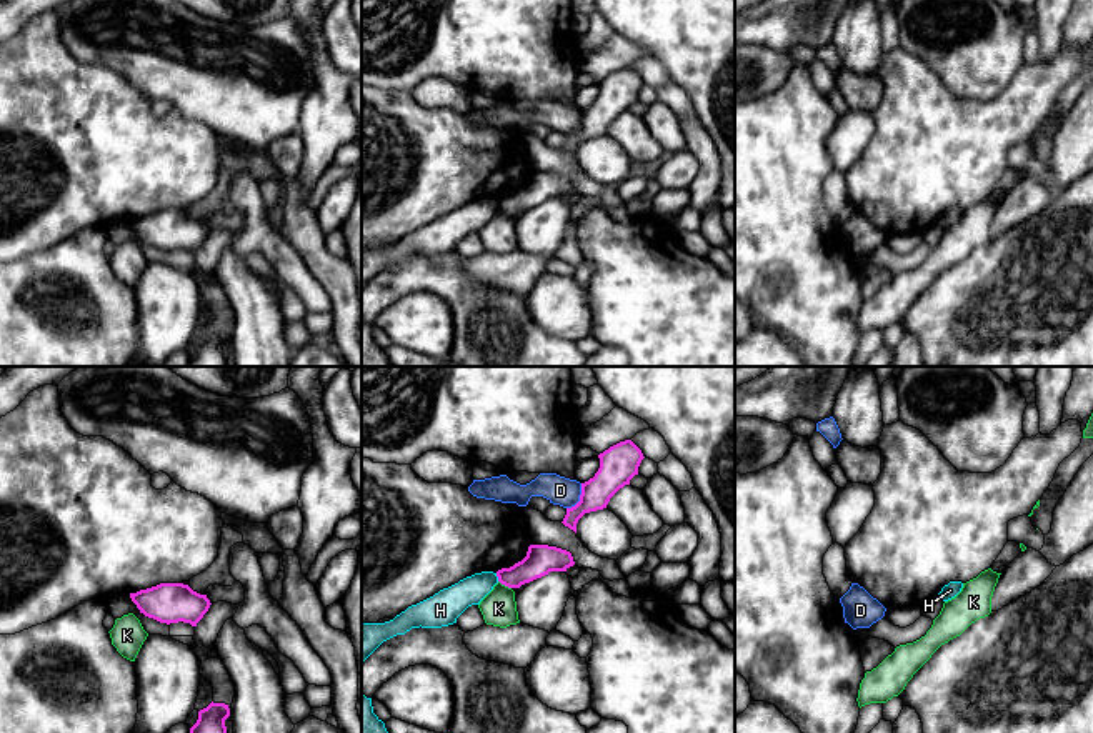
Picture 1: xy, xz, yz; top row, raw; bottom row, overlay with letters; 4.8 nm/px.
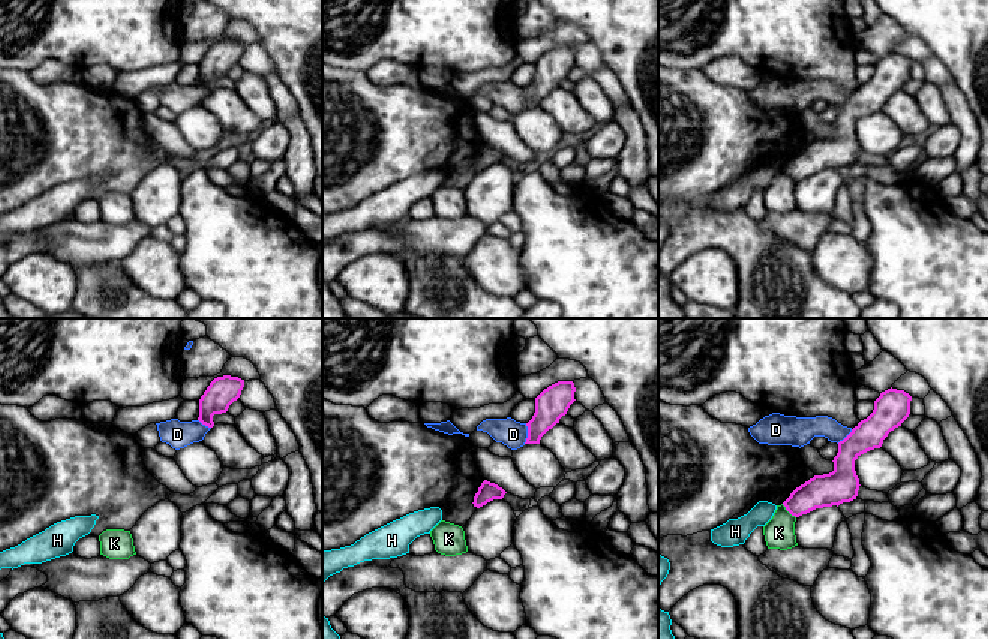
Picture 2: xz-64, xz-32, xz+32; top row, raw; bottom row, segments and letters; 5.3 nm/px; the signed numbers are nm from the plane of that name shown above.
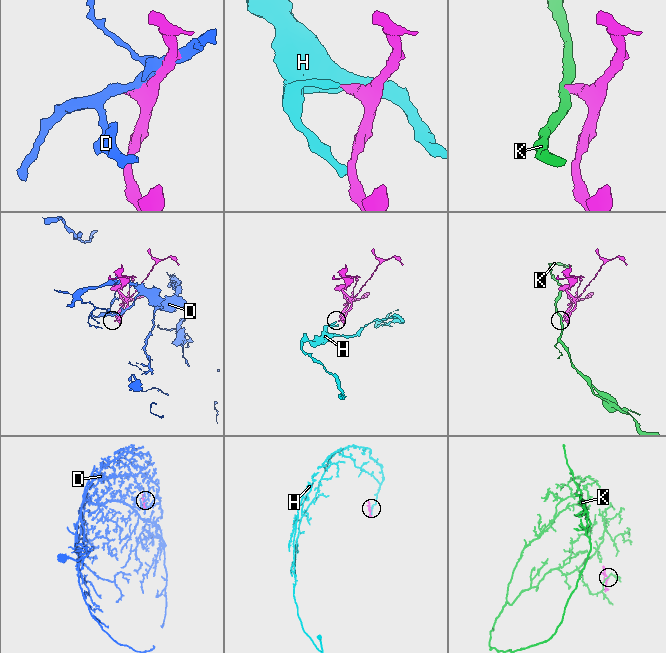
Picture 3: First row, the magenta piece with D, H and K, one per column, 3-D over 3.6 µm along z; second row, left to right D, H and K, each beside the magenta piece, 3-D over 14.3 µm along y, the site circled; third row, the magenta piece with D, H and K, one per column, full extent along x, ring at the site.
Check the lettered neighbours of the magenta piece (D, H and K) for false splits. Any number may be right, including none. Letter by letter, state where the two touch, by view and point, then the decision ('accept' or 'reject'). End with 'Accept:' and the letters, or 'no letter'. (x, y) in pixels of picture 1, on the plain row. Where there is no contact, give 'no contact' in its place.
D: meets magenta in xz at (580, 125); reject
H: meets magenta in xz at (497, 202); reject
K: meets magenta in xz at (505, 212); reject
Accept: no letter

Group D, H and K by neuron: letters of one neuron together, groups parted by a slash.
D / H / K

